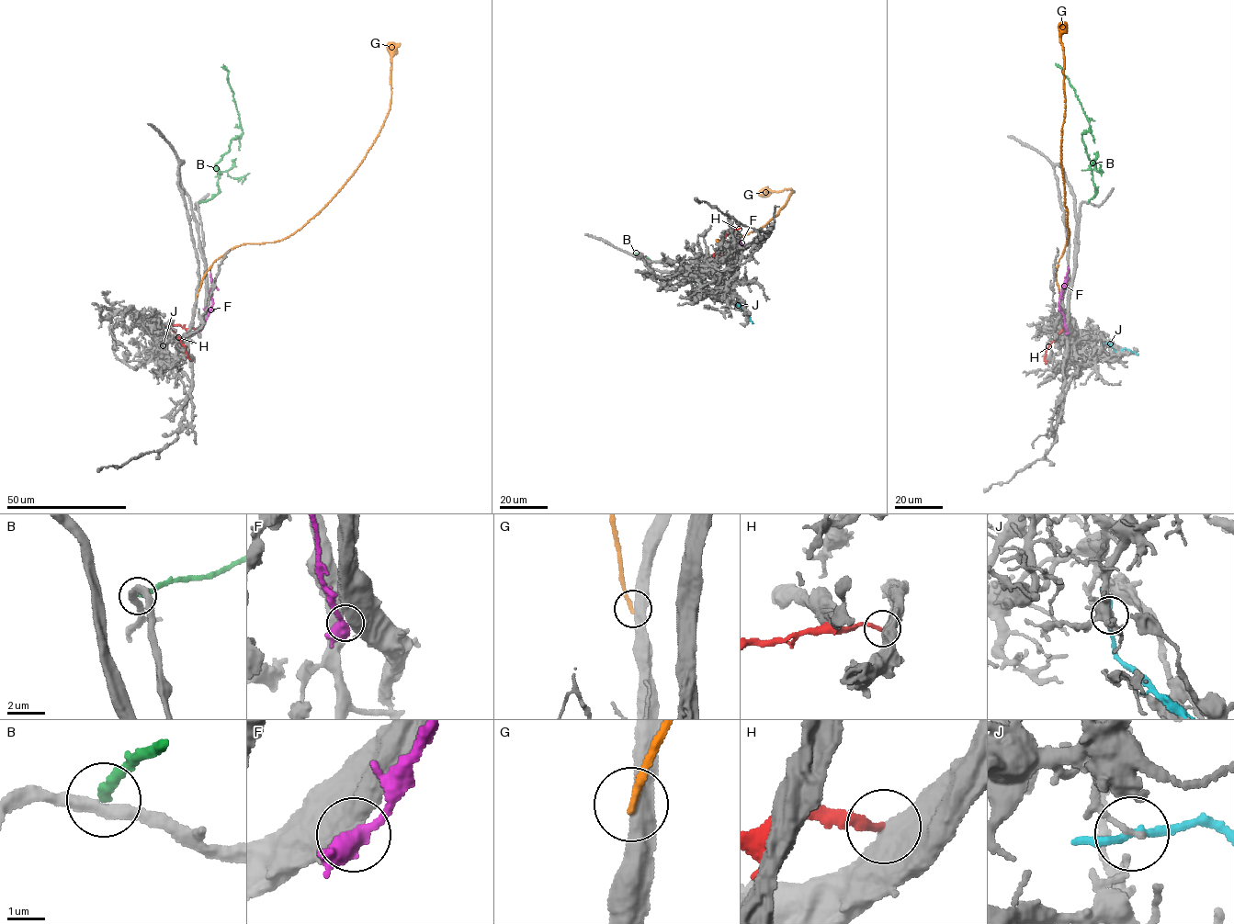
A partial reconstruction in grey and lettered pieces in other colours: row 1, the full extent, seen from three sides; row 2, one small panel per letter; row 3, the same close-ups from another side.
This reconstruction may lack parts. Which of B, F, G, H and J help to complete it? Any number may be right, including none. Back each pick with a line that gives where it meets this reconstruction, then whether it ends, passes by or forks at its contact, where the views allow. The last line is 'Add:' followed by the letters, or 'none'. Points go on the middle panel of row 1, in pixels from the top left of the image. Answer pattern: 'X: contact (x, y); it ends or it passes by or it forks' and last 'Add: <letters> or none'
Add: none

